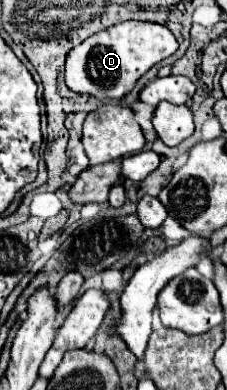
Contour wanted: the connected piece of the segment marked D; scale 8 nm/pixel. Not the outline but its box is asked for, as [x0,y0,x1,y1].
[65,22,177,100]

